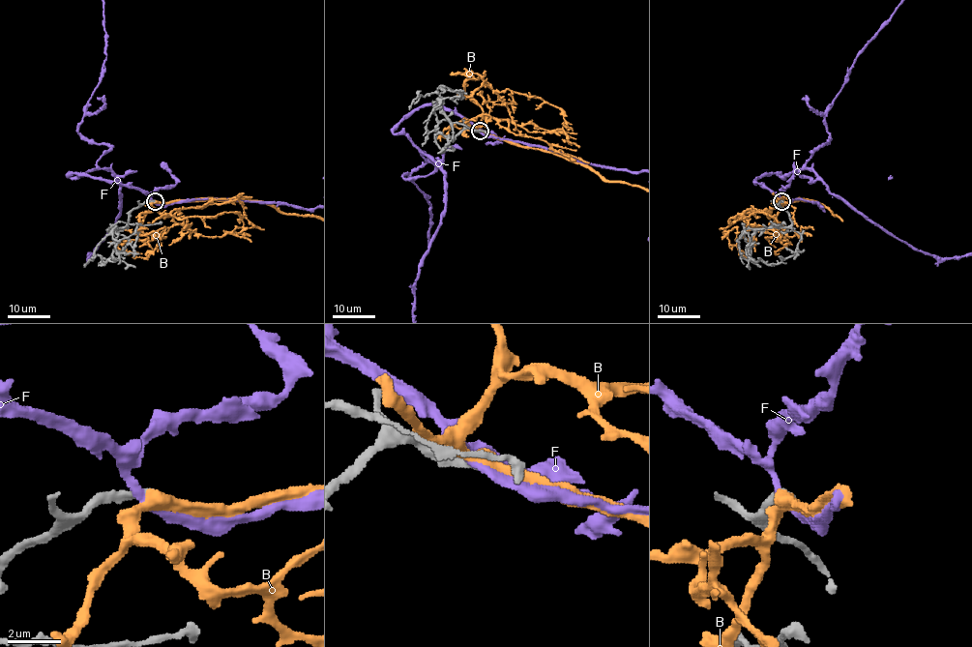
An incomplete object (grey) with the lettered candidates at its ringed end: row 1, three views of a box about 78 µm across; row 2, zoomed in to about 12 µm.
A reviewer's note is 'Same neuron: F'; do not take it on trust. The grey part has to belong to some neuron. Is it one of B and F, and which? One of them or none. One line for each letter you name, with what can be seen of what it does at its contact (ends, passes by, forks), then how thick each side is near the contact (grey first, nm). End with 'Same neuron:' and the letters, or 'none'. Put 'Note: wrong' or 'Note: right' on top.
Note: wrong
B: It passes by. Thickness 360 nm (grey) against 440 nm
Same neuron: B

